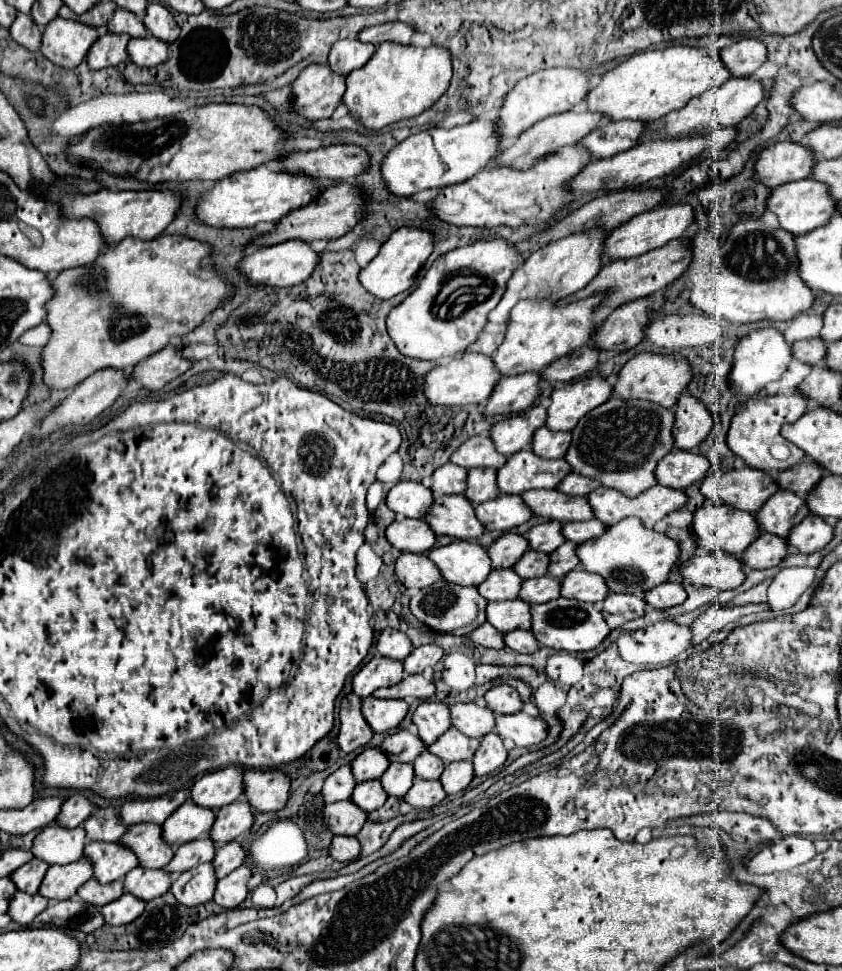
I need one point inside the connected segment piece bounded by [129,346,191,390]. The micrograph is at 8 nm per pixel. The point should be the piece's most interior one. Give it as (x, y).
(155, 372)

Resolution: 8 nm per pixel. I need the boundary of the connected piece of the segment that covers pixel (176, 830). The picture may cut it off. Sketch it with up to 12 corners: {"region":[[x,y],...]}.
{"region":[[185,802],[167,822],[163,838],[181,846],[207,834],[215,810]]}

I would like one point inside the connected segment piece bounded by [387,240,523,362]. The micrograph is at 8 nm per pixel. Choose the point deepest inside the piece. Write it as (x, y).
(445, 313)

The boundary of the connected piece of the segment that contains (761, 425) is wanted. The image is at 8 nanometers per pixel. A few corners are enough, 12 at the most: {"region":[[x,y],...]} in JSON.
{"region":[[799,390],[747,398],[727,446],[747,466],[789,470],[803,452],[781,426],[807,412]]}

